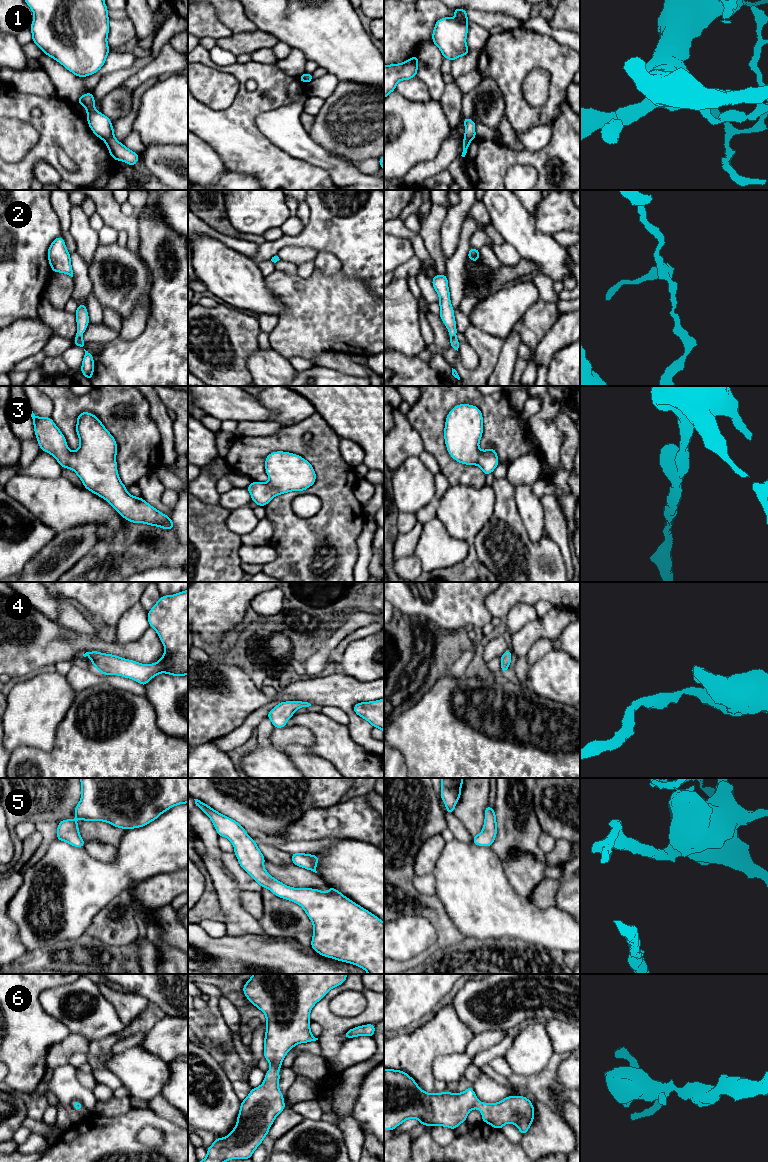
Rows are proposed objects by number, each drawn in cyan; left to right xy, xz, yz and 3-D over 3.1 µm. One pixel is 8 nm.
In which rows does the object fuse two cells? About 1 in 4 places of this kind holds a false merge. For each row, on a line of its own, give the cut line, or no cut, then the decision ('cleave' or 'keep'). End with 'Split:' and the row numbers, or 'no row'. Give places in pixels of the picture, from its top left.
1: cut in xy along (113, 135), (105, 141); cleave
2: no cut; keep
3: no cut; keep
4: no cut; keep
5: no cut; keep
6: no cut; keep
Split: 1

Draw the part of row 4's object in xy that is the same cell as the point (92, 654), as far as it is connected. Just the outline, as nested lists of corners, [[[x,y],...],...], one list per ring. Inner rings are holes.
[[[188,589],[160,596],[147,618],[165,648],[158,662],[145,665],[98,651],[86,652],[83,656],[88,656],[91,664],[103,675],[122,676],[143,686],[161,673],[188,675]]]

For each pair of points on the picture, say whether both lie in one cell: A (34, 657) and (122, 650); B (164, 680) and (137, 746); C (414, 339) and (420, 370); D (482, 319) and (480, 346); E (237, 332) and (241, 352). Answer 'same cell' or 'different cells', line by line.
A: same cell
B: different cells
C: different cells
D: different cells
E: same cell

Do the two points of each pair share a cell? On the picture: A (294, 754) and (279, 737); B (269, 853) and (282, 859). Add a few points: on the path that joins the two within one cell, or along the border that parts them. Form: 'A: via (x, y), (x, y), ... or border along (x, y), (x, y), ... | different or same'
A: border along (308, 746), (293, 744), (280, 750) | different
B: via (272, 854), (279, 857) | same

